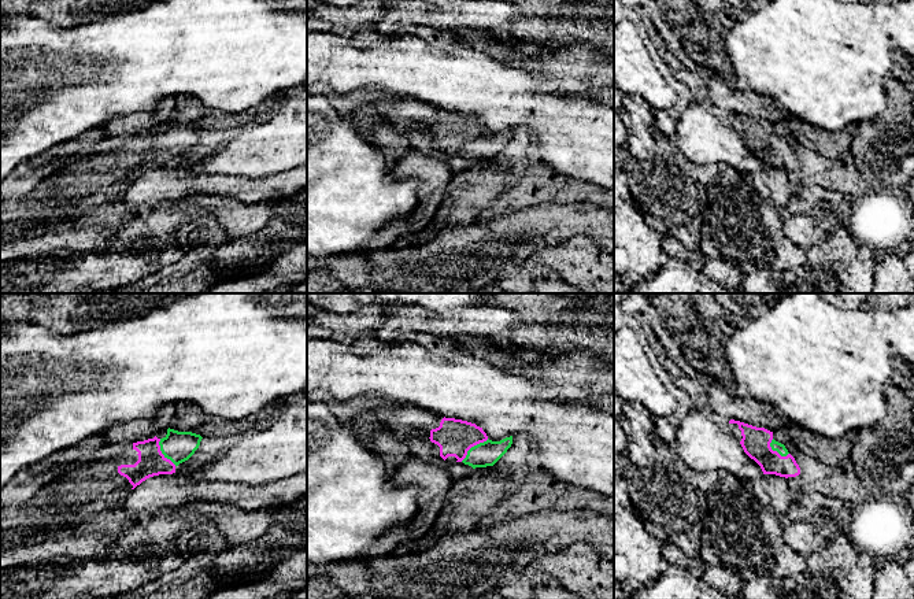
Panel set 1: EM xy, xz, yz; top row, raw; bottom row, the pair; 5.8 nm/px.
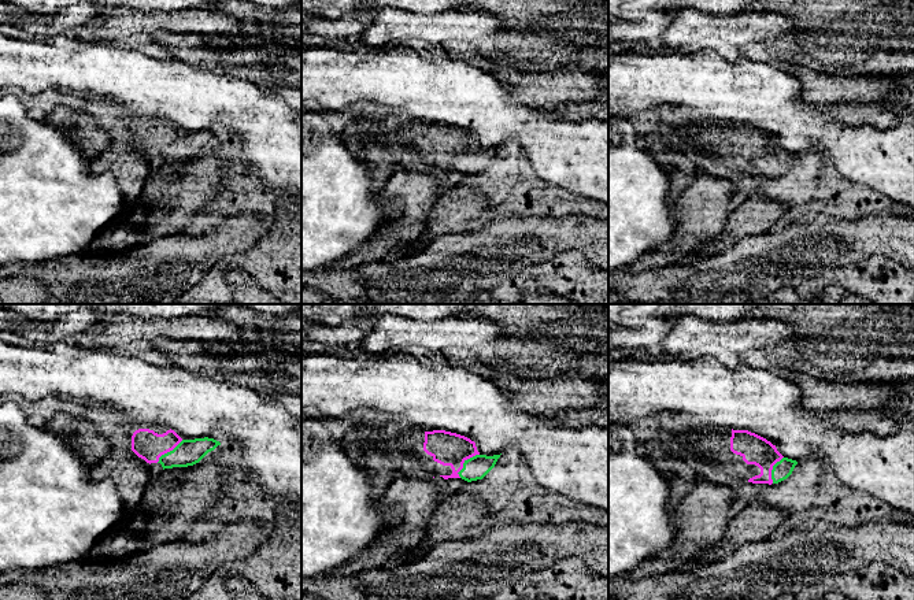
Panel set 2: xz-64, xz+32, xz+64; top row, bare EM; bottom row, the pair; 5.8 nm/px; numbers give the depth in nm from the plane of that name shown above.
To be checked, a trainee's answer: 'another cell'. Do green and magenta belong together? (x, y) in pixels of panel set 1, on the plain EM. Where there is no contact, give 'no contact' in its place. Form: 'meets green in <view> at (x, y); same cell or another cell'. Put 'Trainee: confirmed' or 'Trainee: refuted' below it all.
meets green in xz at (474, 139); same cell
Trainee: refuted

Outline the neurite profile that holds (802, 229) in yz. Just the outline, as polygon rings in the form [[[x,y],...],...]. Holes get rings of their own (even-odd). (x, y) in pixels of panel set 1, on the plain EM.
[[[815,214],[788,215],[784,219],[784,234],[804,251],[819,243],[825,236],[815,222]]]

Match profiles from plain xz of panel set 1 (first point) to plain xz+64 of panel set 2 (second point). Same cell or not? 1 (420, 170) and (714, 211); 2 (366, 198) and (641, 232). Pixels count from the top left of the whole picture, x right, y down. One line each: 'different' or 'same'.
1: same
2: same

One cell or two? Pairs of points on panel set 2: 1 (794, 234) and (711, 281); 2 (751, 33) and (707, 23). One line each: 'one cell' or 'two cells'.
1: one cell
2: one cell

